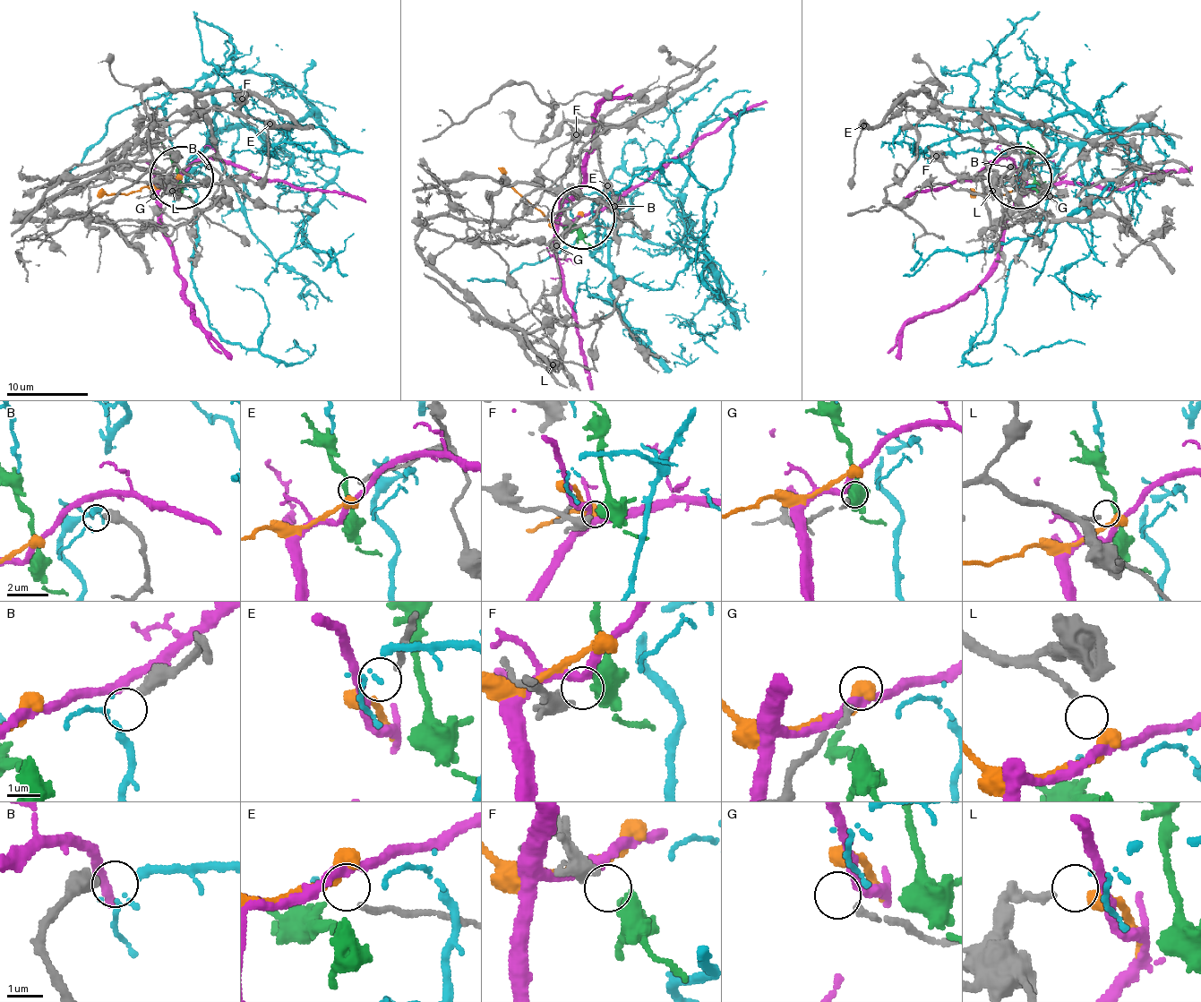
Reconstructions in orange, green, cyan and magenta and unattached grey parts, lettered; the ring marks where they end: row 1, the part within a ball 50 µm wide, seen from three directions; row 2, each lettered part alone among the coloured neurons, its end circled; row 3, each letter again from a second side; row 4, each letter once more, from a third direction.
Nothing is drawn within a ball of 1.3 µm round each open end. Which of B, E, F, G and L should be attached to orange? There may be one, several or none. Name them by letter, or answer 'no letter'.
E

